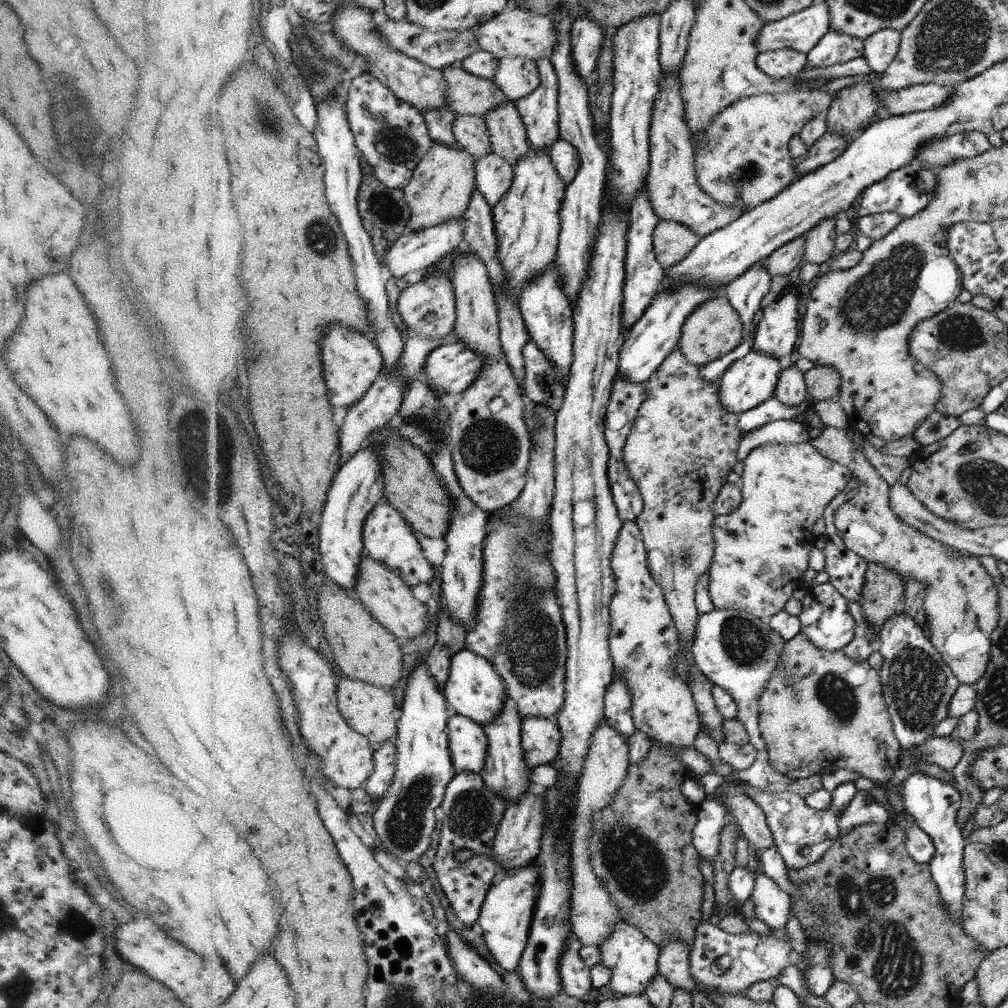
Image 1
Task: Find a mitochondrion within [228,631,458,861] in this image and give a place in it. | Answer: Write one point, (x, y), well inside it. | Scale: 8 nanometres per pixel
(404, 827)

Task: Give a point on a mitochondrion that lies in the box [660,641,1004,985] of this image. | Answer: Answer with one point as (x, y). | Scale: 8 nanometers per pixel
(916, 683)

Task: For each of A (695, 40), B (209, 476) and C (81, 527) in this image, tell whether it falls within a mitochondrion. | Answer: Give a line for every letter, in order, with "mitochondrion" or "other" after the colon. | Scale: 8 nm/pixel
A: other
B: mitochondrion
C: other

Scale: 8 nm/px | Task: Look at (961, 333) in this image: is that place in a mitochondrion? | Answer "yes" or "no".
yes

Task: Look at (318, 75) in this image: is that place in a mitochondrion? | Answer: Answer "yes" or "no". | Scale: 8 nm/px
yes

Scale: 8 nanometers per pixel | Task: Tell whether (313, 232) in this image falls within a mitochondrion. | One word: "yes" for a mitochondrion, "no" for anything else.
yes

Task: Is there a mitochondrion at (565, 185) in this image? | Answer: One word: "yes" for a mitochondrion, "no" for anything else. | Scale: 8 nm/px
no

